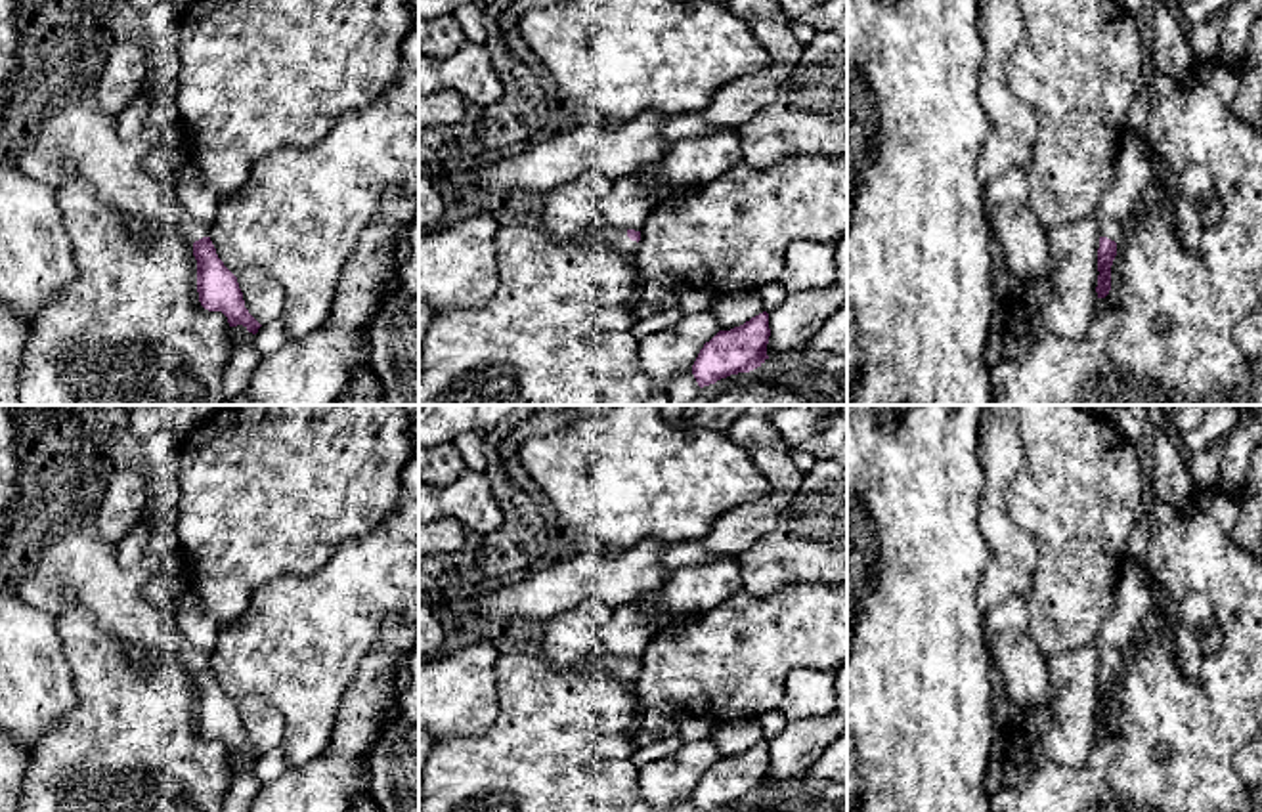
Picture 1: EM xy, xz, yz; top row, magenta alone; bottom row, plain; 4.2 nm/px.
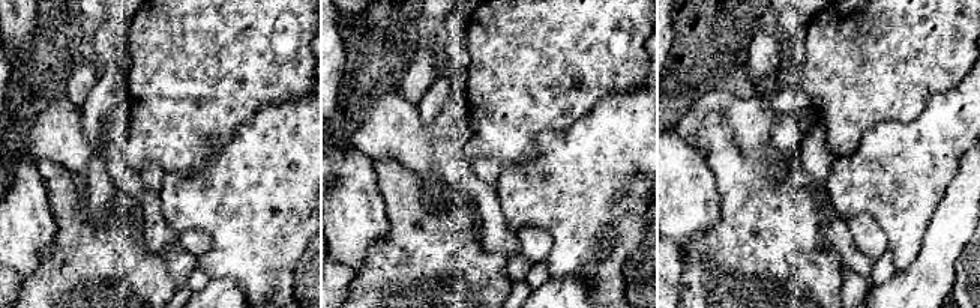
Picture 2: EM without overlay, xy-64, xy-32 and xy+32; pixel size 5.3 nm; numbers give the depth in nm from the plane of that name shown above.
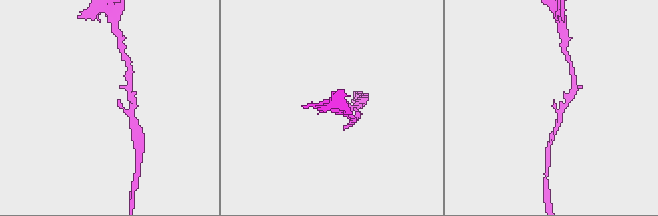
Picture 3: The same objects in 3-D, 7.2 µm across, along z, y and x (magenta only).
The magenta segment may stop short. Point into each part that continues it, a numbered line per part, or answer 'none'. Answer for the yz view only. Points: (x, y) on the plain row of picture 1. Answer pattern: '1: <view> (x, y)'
1: yz (1111, 656)

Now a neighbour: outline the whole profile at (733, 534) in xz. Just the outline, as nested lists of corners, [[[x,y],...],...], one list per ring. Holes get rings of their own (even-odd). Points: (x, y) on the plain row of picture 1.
[[[757,449],[751,451],[751,459],[769,480],[771,491],[759,501],[727,512],[713,524],[709,533],[698,541],[711,552],[738,556],[763,539],[803,483],[805,472],[795,466],[790,449]]]

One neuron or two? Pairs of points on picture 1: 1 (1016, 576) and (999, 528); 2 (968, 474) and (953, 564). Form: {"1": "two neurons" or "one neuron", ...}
{"1": "one neuron", "2": "one neuron"}

